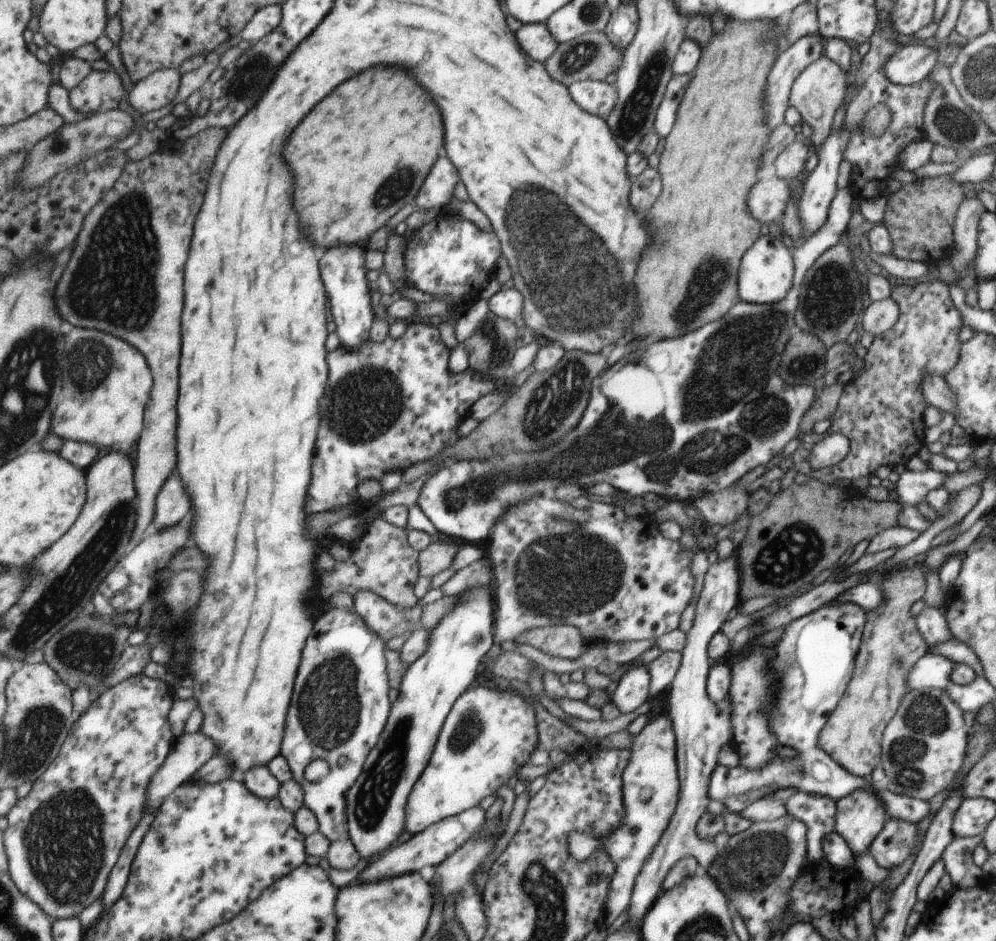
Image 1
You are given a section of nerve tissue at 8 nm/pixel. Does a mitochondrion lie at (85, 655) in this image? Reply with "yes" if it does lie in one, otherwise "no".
yes

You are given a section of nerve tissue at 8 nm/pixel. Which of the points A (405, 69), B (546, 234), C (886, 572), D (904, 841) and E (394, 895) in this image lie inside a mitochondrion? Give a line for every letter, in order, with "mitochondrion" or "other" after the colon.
A: other
B: mitochondrion
C: other
D: mitochondrion
E: mitochondrion

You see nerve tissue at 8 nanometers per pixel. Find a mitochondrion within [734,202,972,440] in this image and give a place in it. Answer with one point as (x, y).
(828, 298)

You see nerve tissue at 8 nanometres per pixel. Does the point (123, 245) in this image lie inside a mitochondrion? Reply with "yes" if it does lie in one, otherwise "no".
yes

